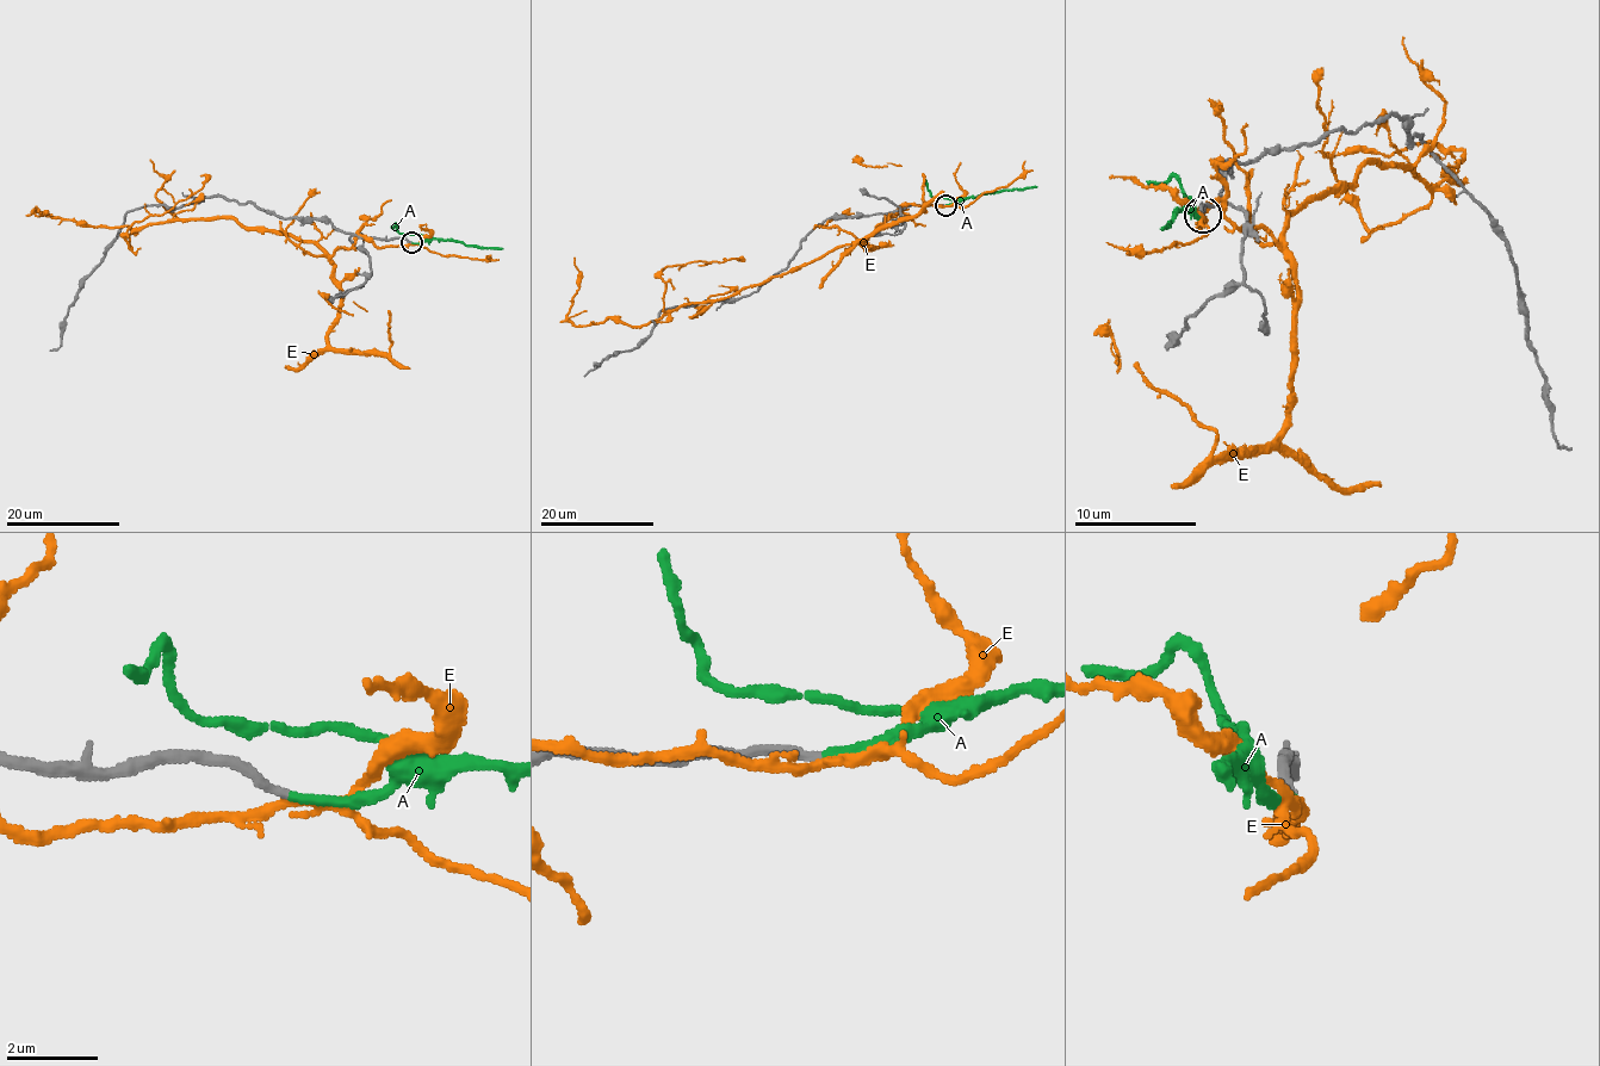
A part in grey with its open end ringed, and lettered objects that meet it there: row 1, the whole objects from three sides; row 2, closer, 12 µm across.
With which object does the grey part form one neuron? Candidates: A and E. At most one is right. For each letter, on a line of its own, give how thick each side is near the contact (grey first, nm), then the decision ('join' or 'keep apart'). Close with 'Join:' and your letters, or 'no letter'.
A: 200 nm thick on the grey side, 200 nm on the other; join
E: 240 nm thick on the grey side, 220 nm on the other; keep apart
Join: A

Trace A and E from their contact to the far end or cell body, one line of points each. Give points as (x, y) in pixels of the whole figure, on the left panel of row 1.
A: (411, 242), (446, 240), (502, 248)
E: (411, 242), (376, 247), (359, 236), (327, 255), (312, 242), (233, 218), (134, 228), (39, 212)

